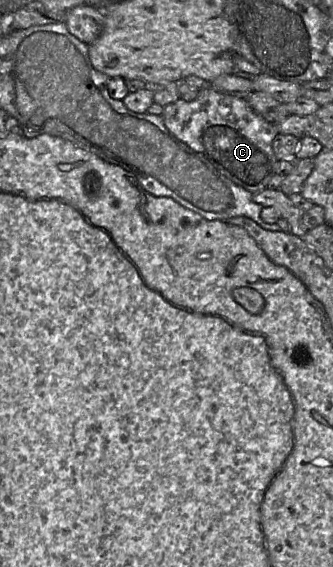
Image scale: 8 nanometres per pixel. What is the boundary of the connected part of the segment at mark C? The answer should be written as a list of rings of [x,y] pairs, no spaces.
[[[206,85],[197,98],[193,101],[178,99],[164,107],[163,120],[166,128],[180,141],[192,150],[202,154],[222,175],[243,187],[251,193],[259,192],[267,188],[267,185],[275,172],[275,157],[272,143],[279,134],[277,124],[265,120],[257,114],[248,104],[245,98],[239,98],[214,90]]]

